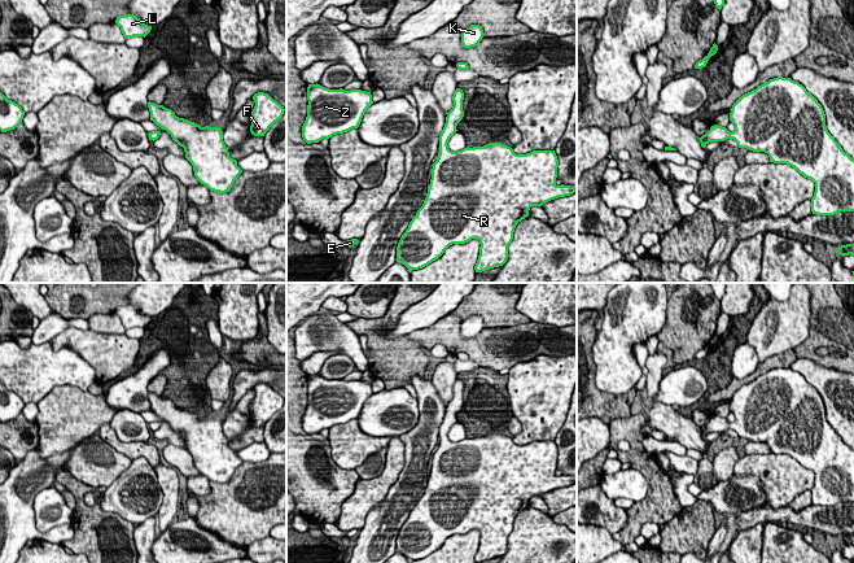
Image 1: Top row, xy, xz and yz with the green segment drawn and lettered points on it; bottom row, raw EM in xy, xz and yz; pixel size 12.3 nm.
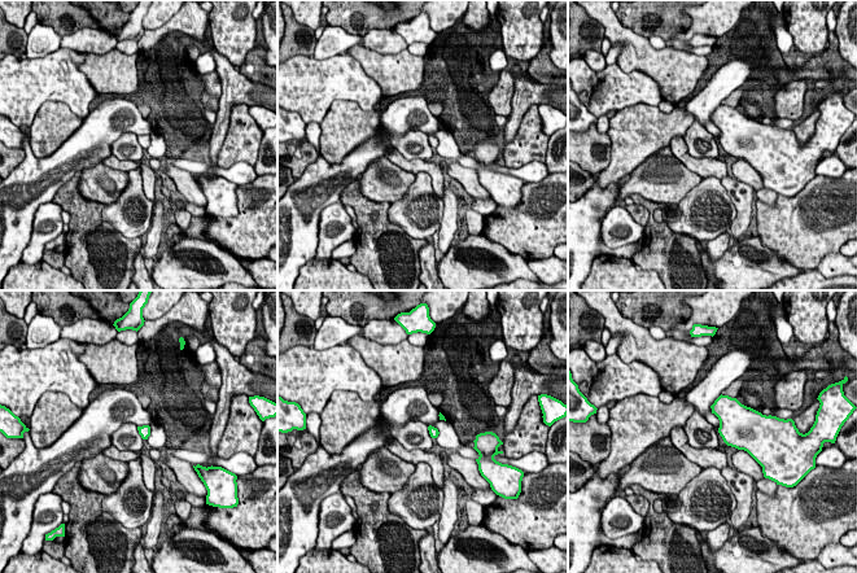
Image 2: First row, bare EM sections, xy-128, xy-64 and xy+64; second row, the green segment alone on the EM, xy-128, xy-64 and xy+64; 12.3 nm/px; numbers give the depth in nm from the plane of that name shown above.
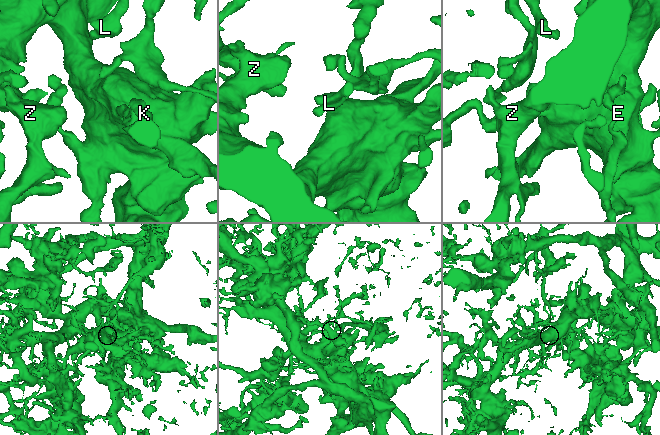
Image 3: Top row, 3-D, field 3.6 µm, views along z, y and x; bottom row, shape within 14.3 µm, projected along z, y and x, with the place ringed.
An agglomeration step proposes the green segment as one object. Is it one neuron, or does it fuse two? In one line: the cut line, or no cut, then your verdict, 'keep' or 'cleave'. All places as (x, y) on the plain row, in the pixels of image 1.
no cut; keep

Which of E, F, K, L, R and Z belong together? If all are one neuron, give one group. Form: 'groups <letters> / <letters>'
groups E F K L R Z

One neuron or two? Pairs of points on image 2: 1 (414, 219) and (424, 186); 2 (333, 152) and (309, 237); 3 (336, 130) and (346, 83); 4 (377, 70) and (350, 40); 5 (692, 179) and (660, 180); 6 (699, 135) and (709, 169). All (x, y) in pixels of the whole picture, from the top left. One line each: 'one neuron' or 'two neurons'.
1: one neuron
2: two neurons
3: two neurons
4: two neurons
5: one neuron
6: two neurons

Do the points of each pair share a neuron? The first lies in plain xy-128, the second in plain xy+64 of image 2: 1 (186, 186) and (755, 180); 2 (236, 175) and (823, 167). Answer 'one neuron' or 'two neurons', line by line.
1: one neuron
2: one neuron

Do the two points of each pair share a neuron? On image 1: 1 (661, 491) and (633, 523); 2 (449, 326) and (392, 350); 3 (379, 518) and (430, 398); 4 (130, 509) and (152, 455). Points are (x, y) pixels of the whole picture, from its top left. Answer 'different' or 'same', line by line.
1: same
2: different
3: same
4: different

